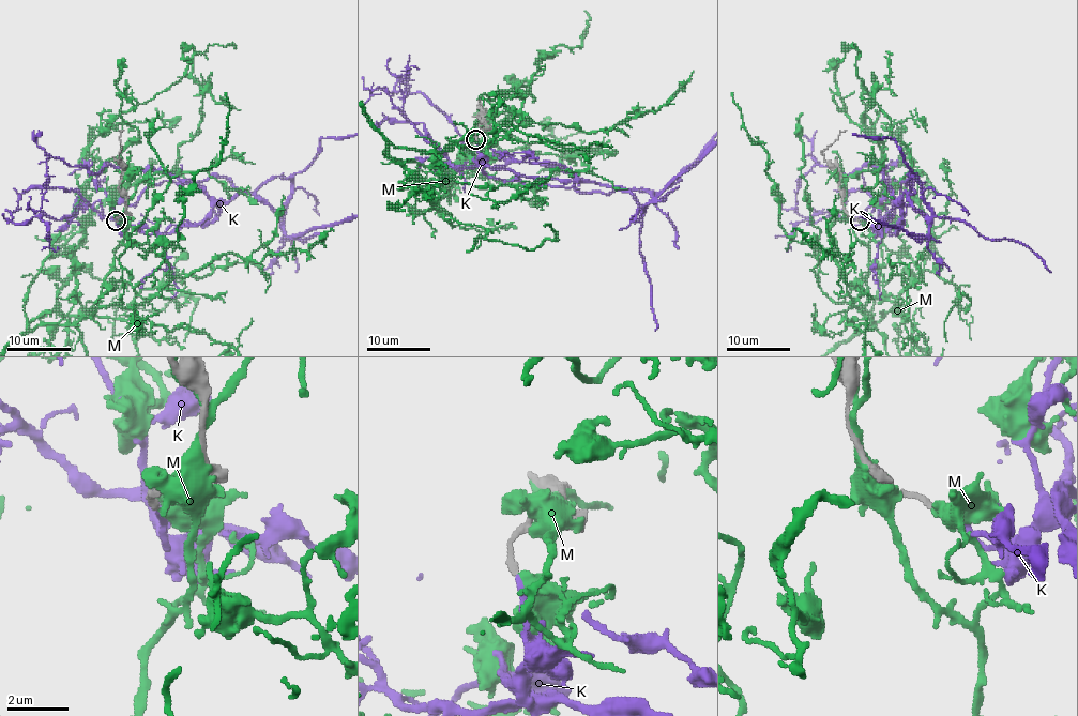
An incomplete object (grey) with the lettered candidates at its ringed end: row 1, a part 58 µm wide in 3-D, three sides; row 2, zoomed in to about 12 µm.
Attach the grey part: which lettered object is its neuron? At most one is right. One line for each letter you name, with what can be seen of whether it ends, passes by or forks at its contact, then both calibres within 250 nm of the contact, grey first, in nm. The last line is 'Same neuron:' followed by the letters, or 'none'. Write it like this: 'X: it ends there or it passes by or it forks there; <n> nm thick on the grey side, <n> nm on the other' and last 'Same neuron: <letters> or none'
K: it ends there; 190 nm thick on the grey side, 150 nm on the other
Same neuron: K

